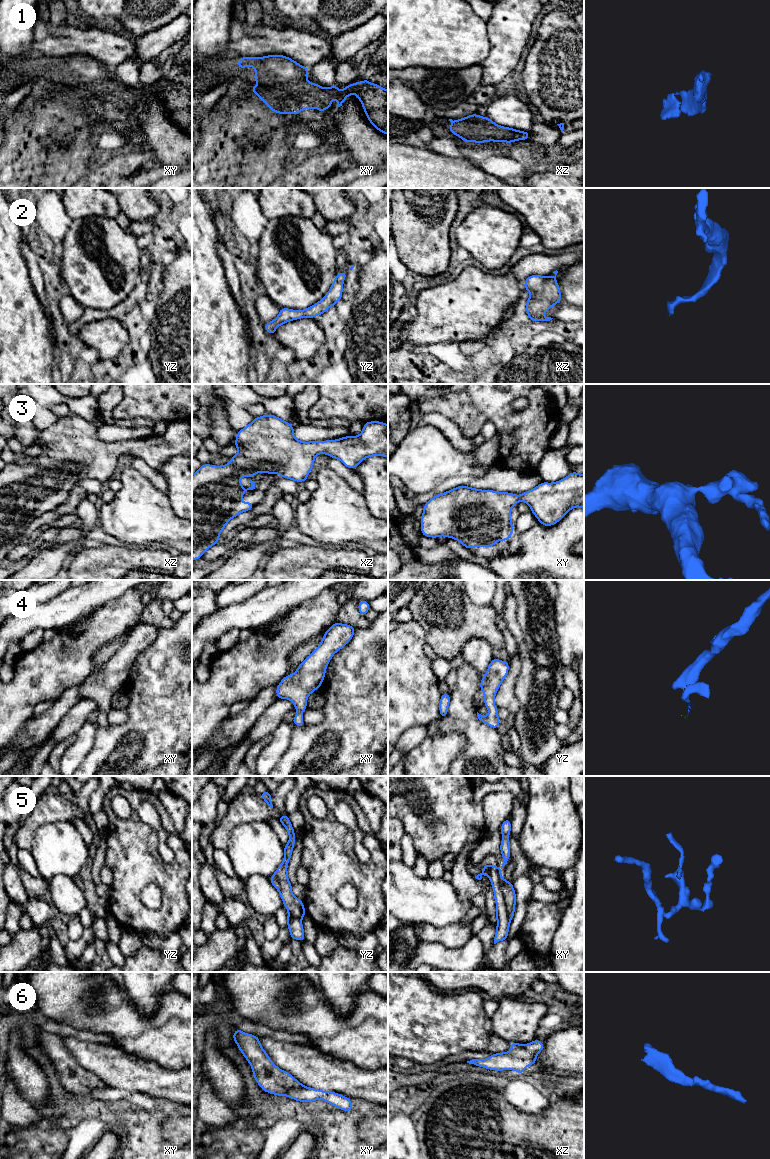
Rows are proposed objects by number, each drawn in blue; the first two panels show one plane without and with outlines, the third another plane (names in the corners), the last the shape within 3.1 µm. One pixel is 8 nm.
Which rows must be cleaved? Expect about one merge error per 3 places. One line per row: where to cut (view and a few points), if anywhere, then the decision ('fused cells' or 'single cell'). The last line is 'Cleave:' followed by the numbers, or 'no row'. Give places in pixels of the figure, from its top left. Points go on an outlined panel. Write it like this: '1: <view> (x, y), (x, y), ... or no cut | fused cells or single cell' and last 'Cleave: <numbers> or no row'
1: no cut | single cell
2: no cut | single cell
3: no cut | single cell
4: no cut | single cell
5: xy (501, 877), (500, 890), (510, 919) | fused cells
6: no cut | single cell
Cleave: 5

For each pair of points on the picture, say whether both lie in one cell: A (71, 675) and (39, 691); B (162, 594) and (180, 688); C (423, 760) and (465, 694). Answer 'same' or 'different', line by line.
A: same
B: different
C: different

